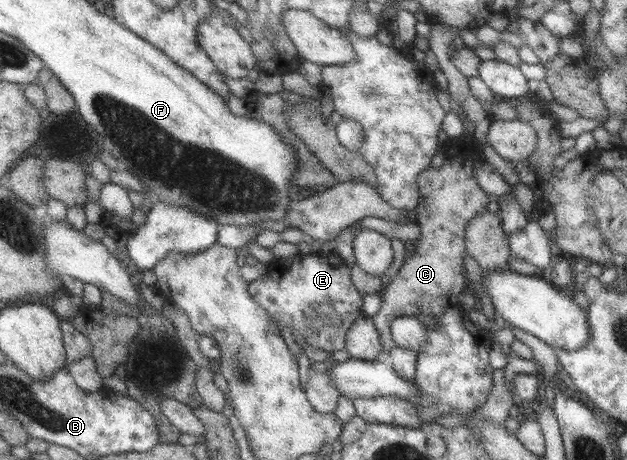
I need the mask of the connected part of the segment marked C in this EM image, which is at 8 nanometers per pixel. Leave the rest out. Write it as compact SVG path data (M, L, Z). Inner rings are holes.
M471 153L458 157L444 157L439 169L427 168L417 176L419 203L414 210L420 238L415 241L404 258L403 265L390 278L391 282L379 292L382 302L377 314L372 317L379 336L380 351L390 353L394 346L389 333L390 323L397 316L419 313L439 315L448 307L457 306L457 295L468 289L463 267L463 257L467 255L464 246L464 229L468 221L486 212L488 195L477 184L474 170L479 157Z

